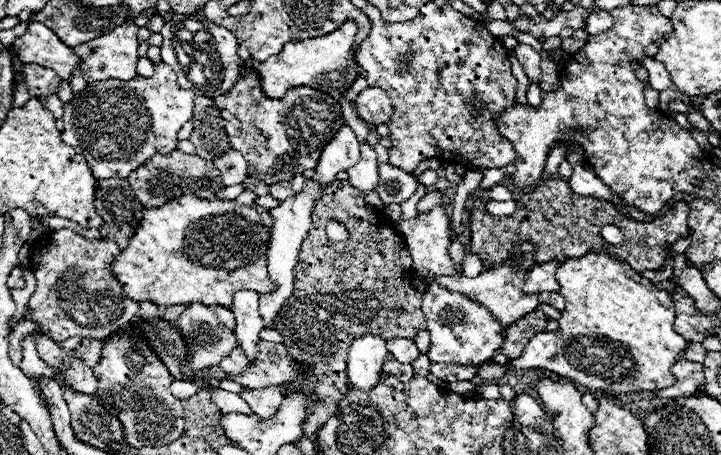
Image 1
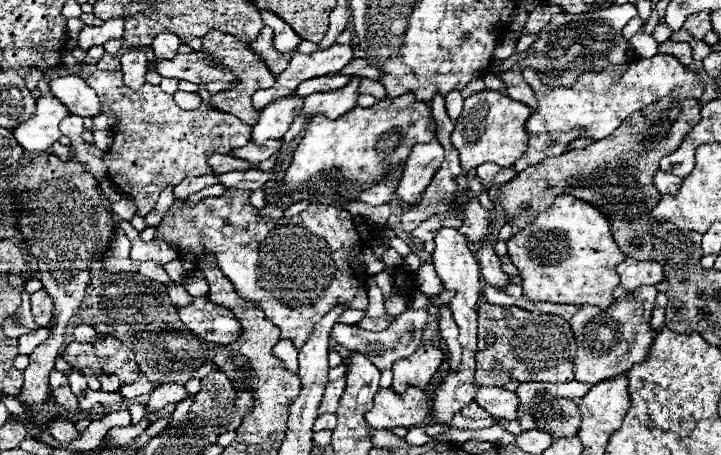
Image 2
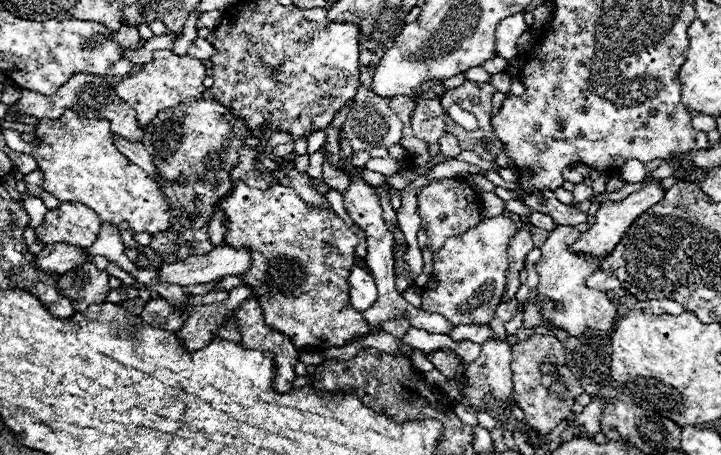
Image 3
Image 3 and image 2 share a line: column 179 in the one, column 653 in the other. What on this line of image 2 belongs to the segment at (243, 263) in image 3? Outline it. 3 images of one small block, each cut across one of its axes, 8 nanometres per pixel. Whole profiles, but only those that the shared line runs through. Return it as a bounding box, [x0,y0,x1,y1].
[618,258,664,292]

